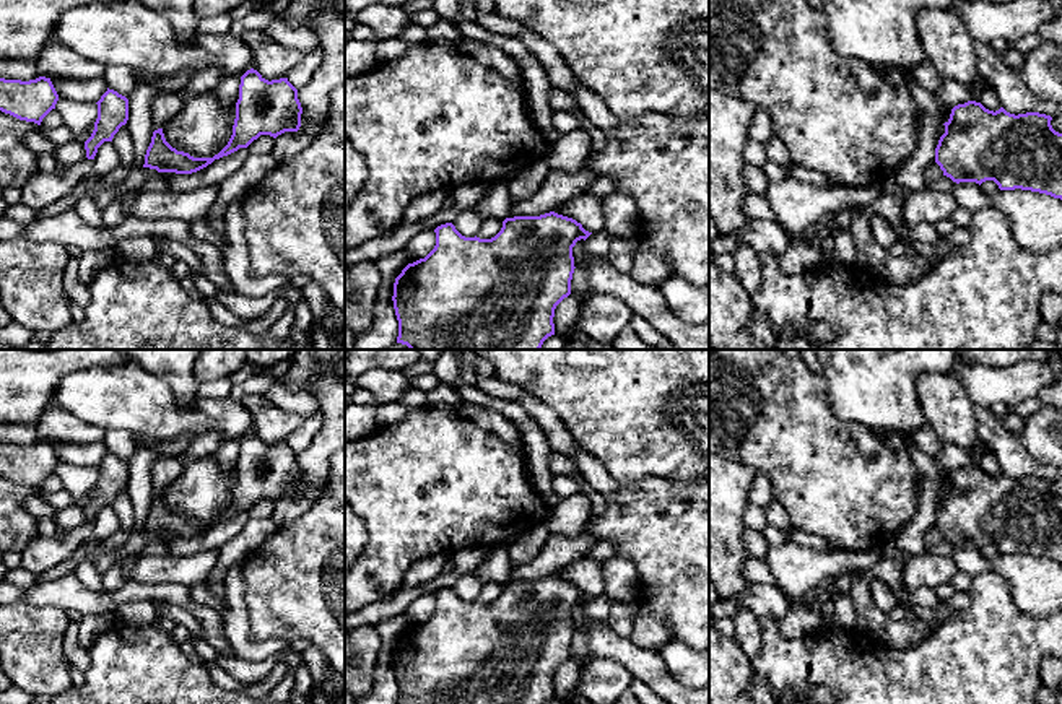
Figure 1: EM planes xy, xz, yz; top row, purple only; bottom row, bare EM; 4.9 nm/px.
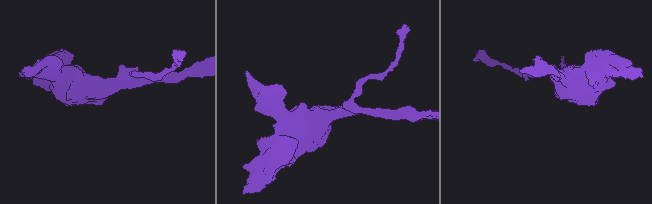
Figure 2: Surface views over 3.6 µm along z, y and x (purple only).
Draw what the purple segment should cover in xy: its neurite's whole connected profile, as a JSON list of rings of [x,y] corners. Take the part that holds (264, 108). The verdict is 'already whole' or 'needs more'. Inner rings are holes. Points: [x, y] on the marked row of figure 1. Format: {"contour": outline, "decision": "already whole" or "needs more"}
{"contour": [[[250,68],[241,76],[233,135],[218,154],[213,158],[194,158],[189,153],[177,151],[166,141],[163,128],[158,128],[153,132],[143,167],[156,169],[158,172],[197,172],[215,159],[239,148],[247,148],[260,135],[276,138],[285,132],[298,132],[301,114],[298,89],[288,78],[268,81]]], "decision": "already whole"}

